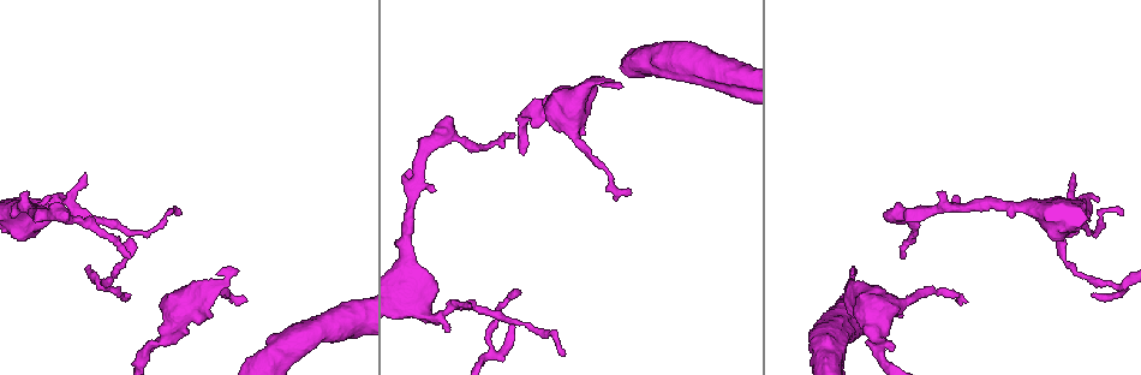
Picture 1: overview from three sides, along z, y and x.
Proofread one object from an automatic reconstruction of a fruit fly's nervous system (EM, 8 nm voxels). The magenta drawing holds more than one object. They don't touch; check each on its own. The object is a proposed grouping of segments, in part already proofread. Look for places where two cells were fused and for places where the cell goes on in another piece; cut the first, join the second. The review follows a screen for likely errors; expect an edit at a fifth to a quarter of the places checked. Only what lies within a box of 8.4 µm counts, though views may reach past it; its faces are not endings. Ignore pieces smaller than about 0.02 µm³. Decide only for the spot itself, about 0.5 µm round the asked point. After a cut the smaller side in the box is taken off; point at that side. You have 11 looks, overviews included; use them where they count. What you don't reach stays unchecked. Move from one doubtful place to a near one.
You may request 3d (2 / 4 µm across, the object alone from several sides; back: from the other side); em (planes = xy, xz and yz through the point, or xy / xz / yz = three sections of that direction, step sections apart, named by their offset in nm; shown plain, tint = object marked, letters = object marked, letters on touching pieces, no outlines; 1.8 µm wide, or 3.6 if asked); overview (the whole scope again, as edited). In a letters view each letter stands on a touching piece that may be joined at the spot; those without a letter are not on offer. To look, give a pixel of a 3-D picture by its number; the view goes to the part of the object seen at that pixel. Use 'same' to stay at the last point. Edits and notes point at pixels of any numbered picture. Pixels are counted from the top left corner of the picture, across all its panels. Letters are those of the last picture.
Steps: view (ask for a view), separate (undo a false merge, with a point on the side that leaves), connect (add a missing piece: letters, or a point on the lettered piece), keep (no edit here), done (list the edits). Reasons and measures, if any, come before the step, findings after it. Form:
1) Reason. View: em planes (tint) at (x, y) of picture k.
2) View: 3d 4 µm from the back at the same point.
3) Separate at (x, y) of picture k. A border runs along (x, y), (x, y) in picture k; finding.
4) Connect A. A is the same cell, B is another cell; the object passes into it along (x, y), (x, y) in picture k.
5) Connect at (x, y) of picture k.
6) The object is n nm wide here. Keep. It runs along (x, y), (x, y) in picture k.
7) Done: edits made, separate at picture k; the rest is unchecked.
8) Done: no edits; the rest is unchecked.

An open end. View: em planes (letters) at (1094, 293) of picture 1.

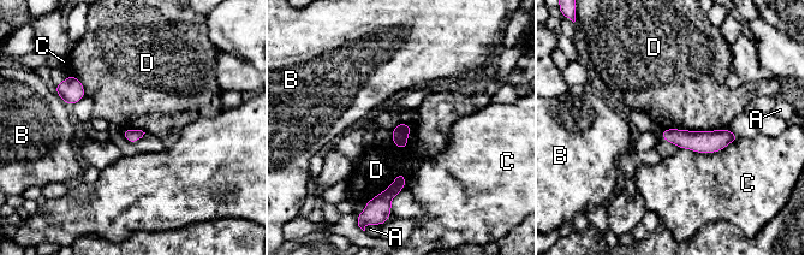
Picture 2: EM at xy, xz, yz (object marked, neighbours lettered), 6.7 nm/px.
Keep. A, B, C and D are other cells; no lettered piece goes on from it.

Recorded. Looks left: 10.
Thick turns thin. View: 3d 4 µm at (174, 319) of picture 1.

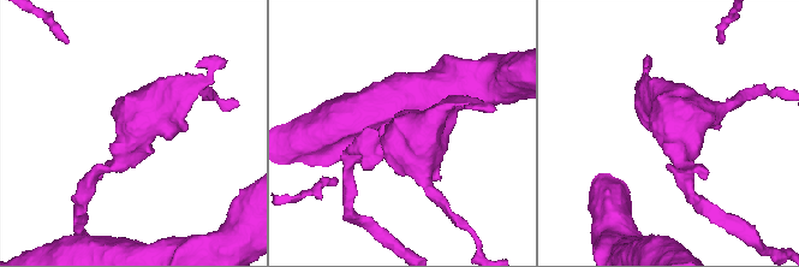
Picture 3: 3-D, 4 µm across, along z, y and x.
Now the EM. View: em 3.6 µm yz step 16 (letters) at (402, 139) of picture 3.

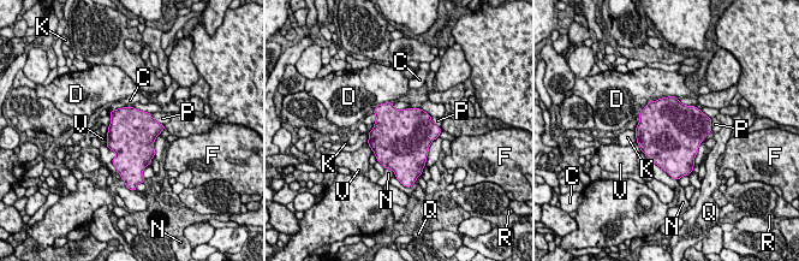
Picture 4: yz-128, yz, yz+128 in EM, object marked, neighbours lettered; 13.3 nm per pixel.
Keep. C, D, F, K, N, P, Q, R and V are other cells; a border runs along (107, 135), (105, 144) in picture 4; all the same cell.

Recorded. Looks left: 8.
Branch stops here. View: em xy step 8 (tint) at (236, 270) of picture 1.

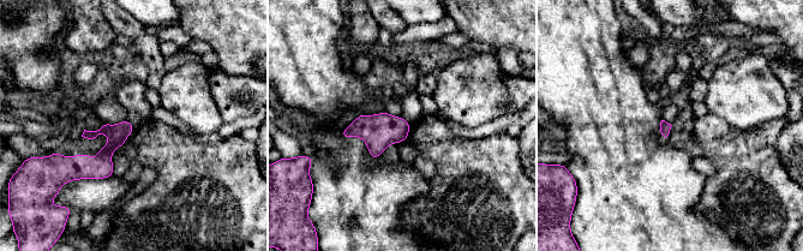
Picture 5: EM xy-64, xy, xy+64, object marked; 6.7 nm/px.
View: em planes (letters) at the same point.

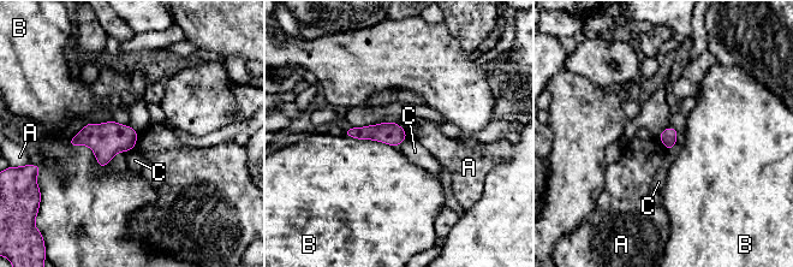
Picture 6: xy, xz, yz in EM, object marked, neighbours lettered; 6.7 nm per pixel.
The longest contact is with B, 360 nm. Keep. A, B and C are other cells; a border runs along (138, 134), (137, 142), (131, 149) in picture 6; no lettered piece goes on from it.

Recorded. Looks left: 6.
An open end. View: em xy step 16 (letters) at (629, 190) of picture 1.

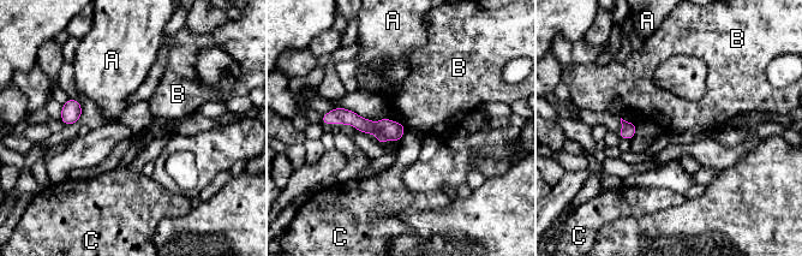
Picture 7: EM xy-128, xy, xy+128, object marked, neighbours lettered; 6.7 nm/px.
Keep. A, B and C are other cells; a border runs along (406, 130), (399, 140) in picture 7; none of them fits.

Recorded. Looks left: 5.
Done: no edits; the rest is unchecked.

